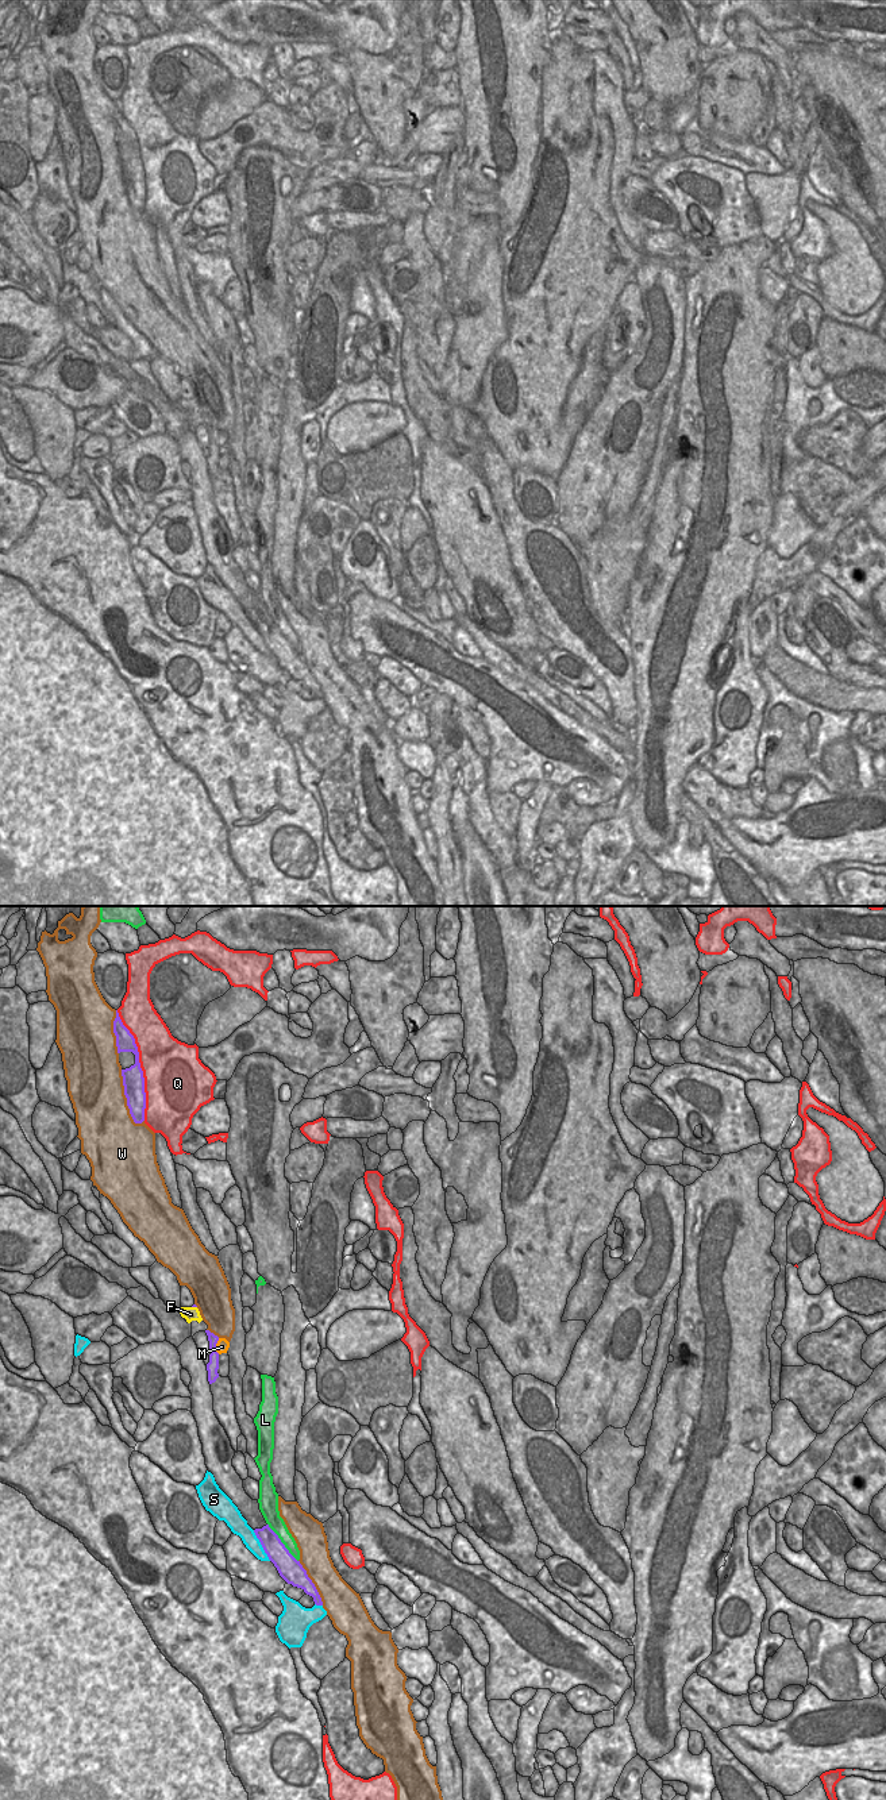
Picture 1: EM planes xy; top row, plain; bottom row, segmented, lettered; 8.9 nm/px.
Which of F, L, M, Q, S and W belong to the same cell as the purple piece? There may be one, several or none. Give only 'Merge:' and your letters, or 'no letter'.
Merge: no letter

